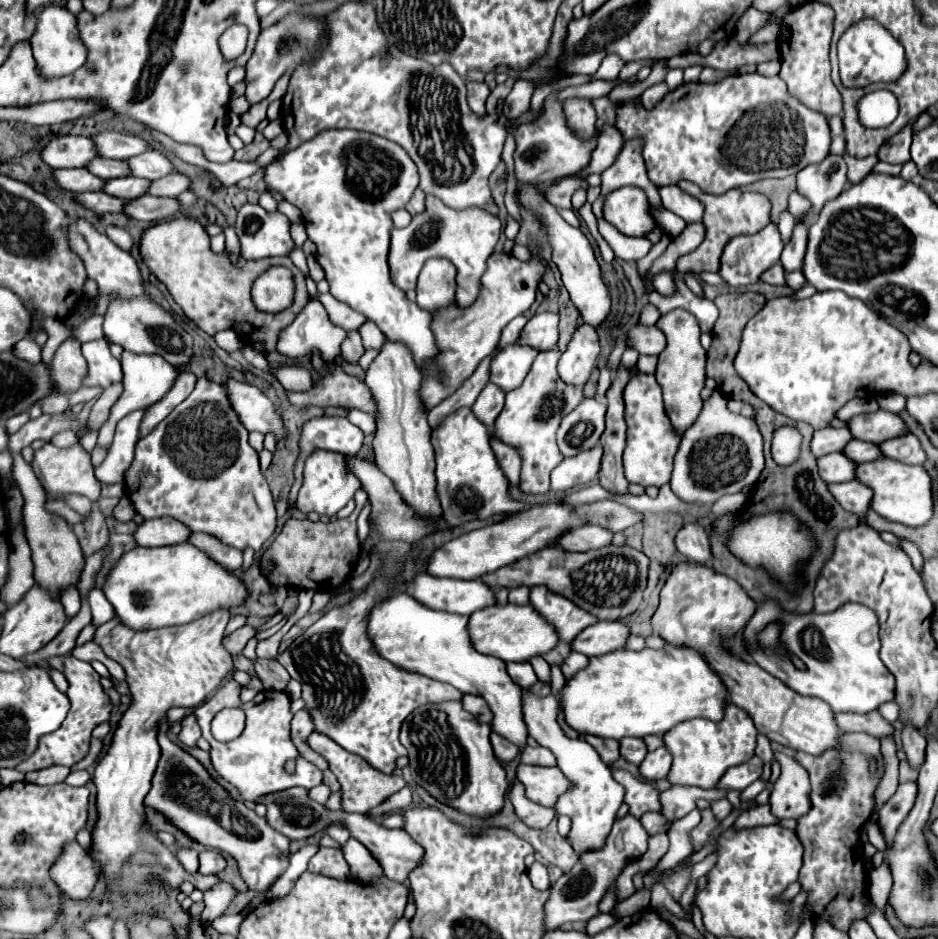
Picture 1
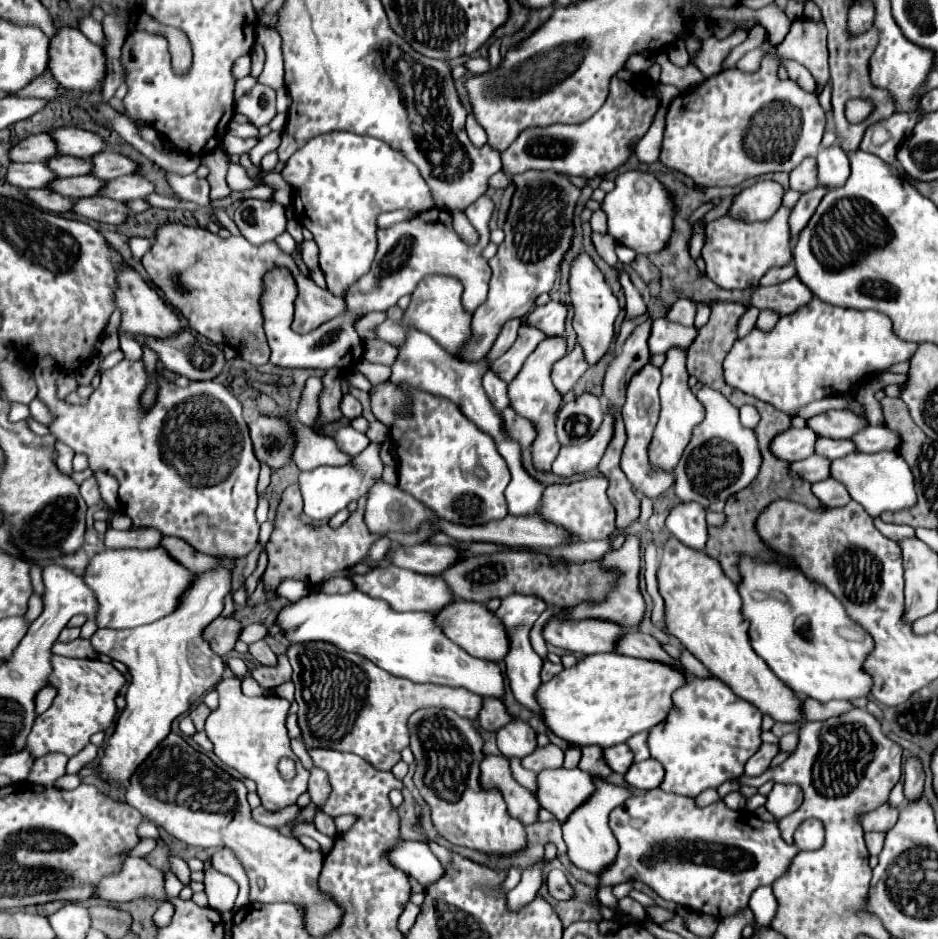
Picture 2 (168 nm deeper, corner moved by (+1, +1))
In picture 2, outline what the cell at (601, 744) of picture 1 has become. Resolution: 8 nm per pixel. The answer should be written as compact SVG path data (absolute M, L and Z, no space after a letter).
M583 746L579 768L599 778L607 778L611 774L611 768L607 768L607 762L603 760L603 748L599 746Z

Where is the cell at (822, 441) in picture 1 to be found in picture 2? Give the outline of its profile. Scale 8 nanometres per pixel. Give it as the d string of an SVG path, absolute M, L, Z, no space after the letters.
M789 428L773 438L771 452L781 460L797 462L813 454L817 438L819 434L811 432L811 428Z

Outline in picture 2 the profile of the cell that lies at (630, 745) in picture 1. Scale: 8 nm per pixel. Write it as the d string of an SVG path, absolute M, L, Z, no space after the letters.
M617 744L617 746L603 750L603 758L611 766L611 770L621 772L621 774L625 774L633 764L633 752L627 744Z

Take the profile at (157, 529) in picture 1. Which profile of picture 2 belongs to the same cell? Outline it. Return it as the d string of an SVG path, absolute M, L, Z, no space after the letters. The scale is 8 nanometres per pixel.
M129 528L129 530L107 530L105 546L107 548L155 548L163 538L155 528Z

